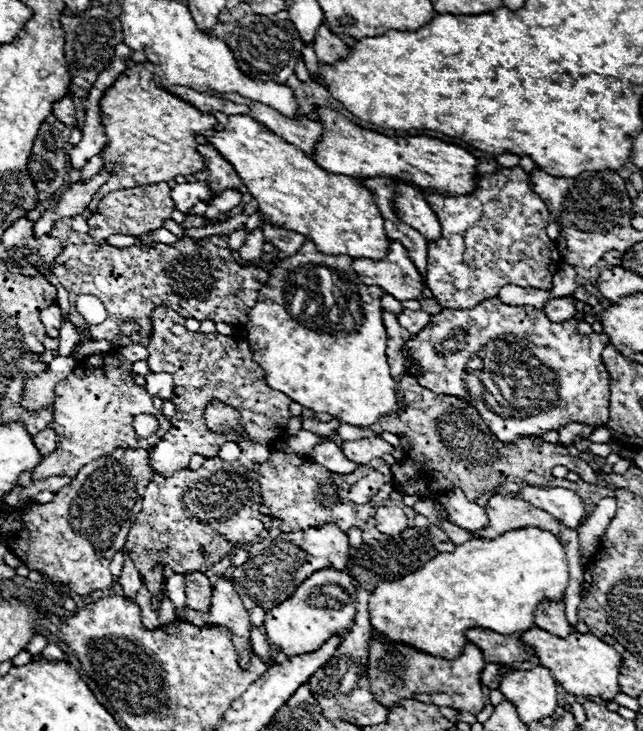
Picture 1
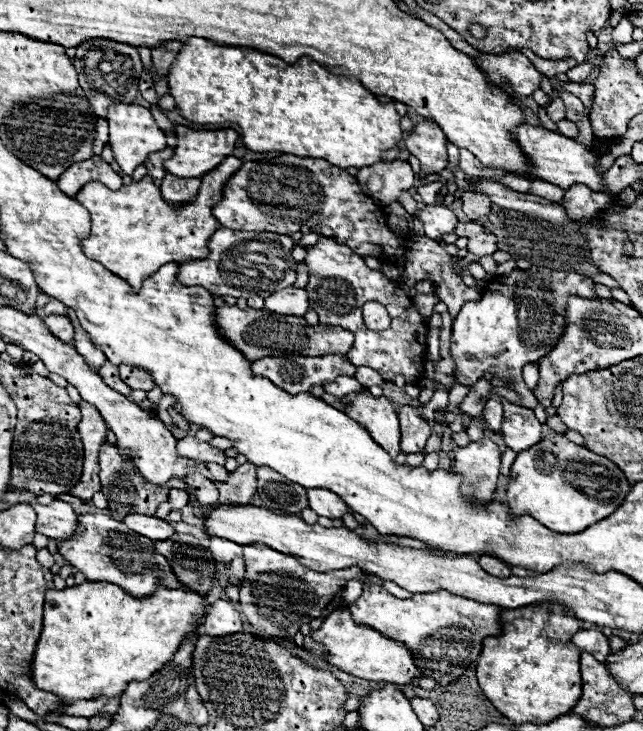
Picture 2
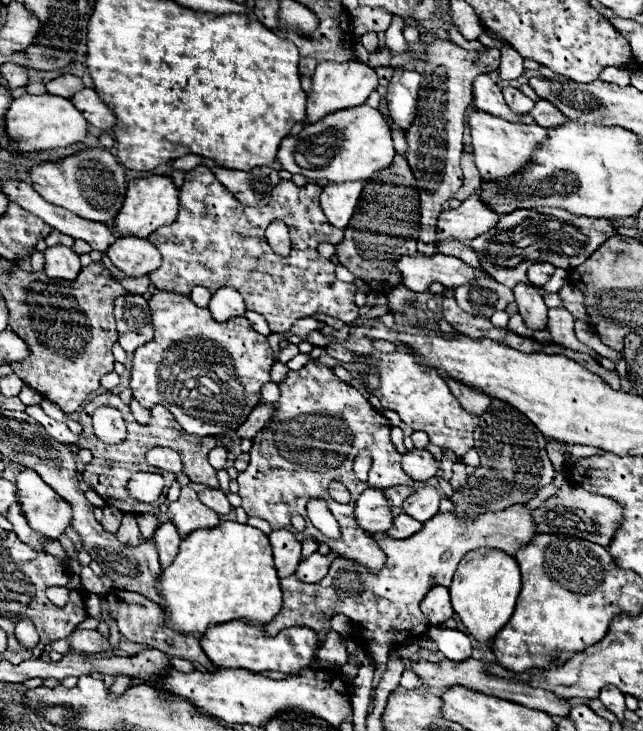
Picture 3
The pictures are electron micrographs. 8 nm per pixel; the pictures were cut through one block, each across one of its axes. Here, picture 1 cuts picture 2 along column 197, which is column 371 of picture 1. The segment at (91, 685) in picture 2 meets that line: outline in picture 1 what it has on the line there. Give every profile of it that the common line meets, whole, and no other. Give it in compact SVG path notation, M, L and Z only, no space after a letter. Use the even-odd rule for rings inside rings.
M538 528L510 530L494 540L470 540L456 546L454 552L440 552L426 566L394 580L382 582L370 592L368 612L374 636L382 636L394 644L412 646L424 654L438 658L458 658L468 644L464 632L470 628L486 628L498 634L526 632L534 626L534 610L542 598L562 598L568 586L568 560L562 542Z

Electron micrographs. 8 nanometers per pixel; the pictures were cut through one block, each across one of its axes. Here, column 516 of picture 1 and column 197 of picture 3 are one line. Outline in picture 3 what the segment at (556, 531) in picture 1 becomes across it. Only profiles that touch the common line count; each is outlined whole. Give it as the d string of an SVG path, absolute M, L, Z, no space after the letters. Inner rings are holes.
M182 486L180 498L168 504L168 518L170 522L174 522L182 538L186 538L198 528L214 528L220 524L218 514L202 506L202 502L198 502L198 496L190 486Z

